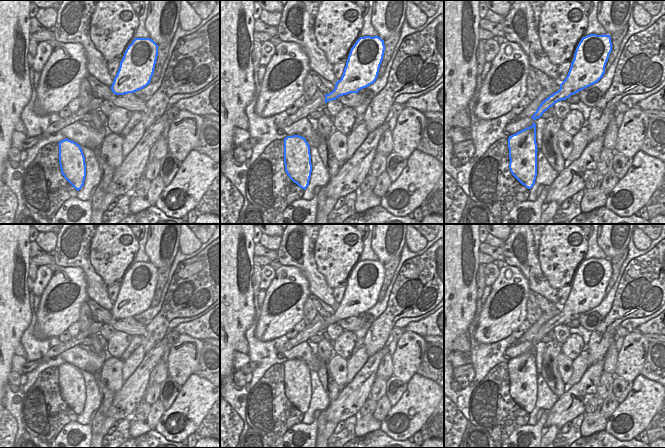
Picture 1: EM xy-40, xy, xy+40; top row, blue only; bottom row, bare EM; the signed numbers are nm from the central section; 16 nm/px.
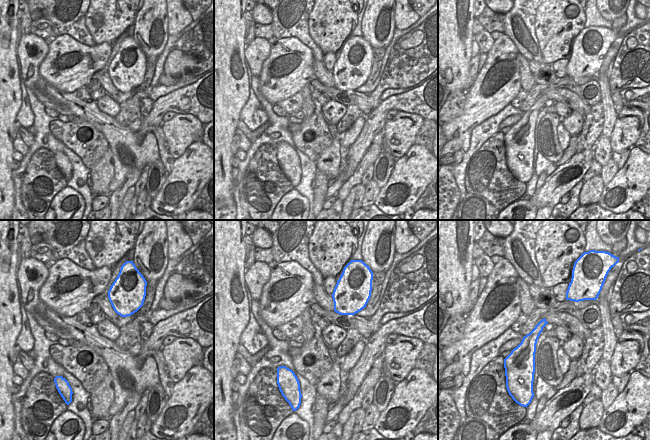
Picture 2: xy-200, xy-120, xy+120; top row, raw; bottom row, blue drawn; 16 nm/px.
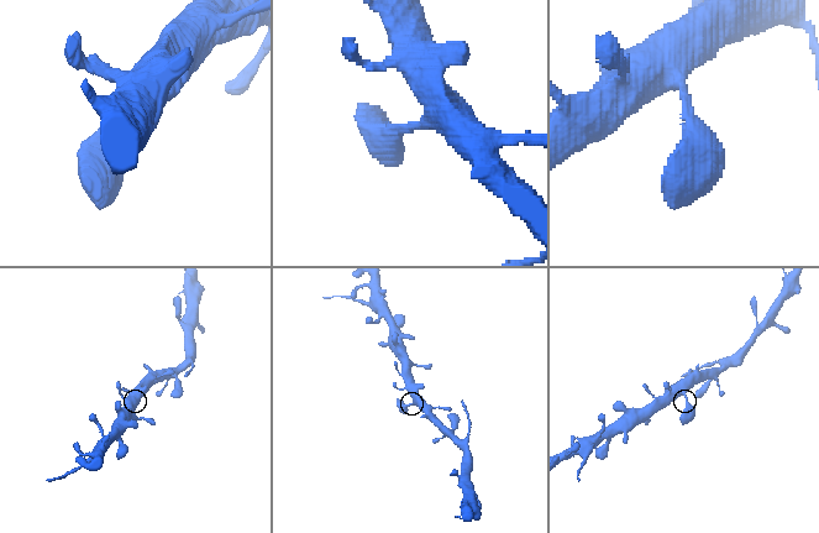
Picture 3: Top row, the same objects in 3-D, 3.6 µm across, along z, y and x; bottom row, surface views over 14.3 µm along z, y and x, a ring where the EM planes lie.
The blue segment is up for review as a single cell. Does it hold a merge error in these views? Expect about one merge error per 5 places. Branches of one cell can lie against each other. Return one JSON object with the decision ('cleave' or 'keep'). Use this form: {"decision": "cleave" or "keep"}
{"decision": "keep"}

